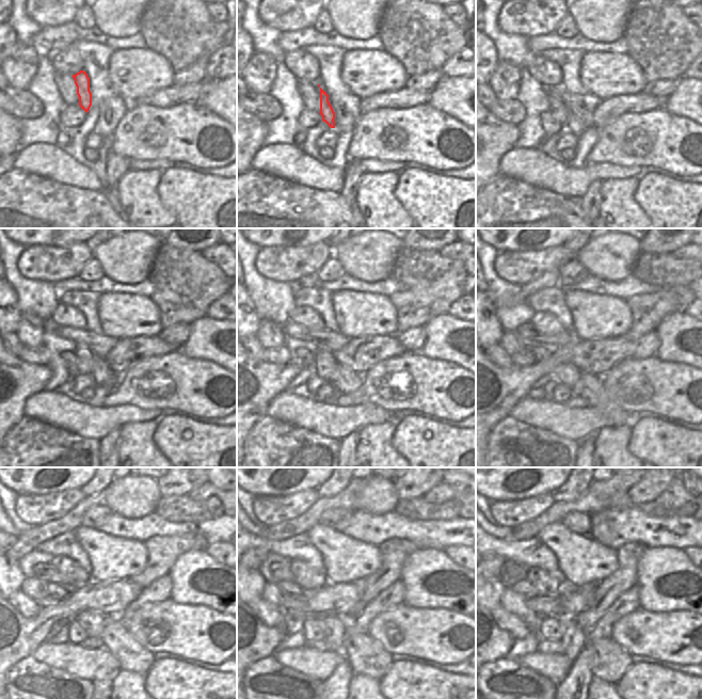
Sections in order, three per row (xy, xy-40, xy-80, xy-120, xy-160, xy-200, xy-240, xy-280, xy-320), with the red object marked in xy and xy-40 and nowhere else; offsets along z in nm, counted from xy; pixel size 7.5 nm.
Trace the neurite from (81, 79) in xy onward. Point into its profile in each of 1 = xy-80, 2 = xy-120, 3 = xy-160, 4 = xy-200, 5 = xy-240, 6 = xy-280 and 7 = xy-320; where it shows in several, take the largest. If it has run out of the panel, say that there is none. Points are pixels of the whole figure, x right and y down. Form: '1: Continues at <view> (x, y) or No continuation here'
1: Continues at xy-80 (574, 125)
2: Continues at xy-120 (104, 376)
3: Continues at xy-160 (348, 381)
4: Continues at xy-200 (589, 386)
5: Continues at xy-240 (131, 655)
6: Continues at xy-280 (365, 655)
7: Continues at xy-320 (609, 661)

